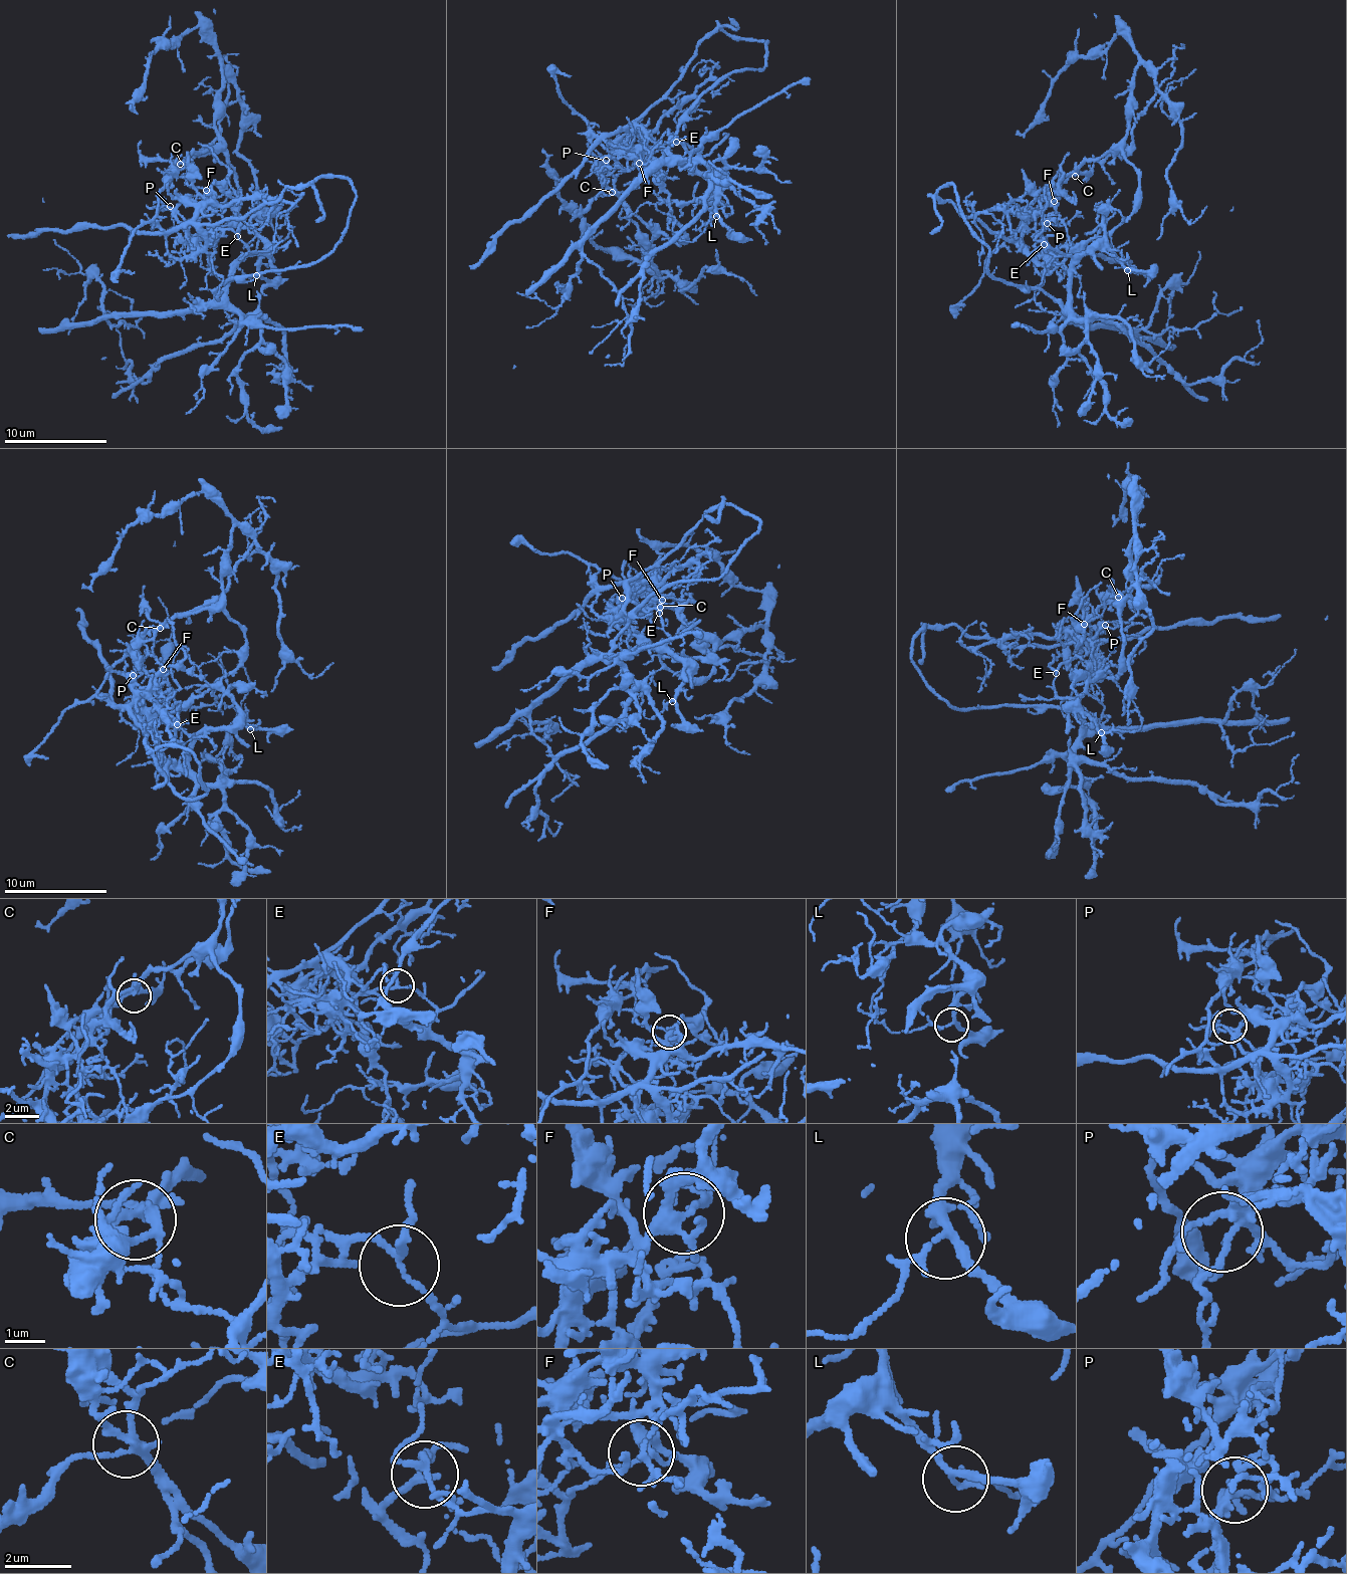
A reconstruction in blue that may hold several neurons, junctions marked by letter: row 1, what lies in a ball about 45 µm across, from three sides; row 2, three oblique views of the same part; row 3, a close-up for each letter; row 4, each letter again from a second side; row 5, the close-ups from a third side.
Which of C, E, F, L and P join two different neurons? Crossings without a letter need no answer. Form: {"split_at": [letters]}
{"split_at": ["E", "F"]}

